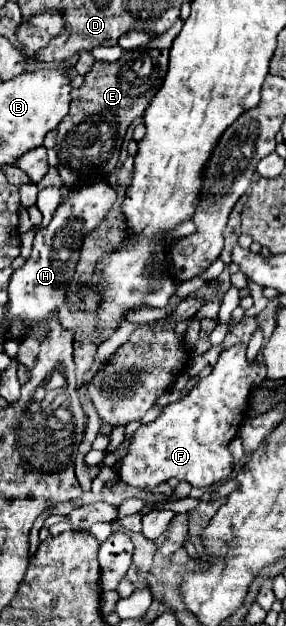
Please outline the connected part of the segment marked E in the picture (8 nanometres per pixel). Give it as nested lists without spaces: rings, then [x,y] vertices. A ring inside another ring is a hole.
[[[127,50],[117,62],[95,62],[85,74],[83,86],[71,90],[71,110],[57,128],[55,146],[61,160],[57,170],[67,186],[73,188],[79,182],[107,180],[119,160],[127,128],[145,112],[149,100],[159,92],[167,72],[167,60],[167,50]]]

